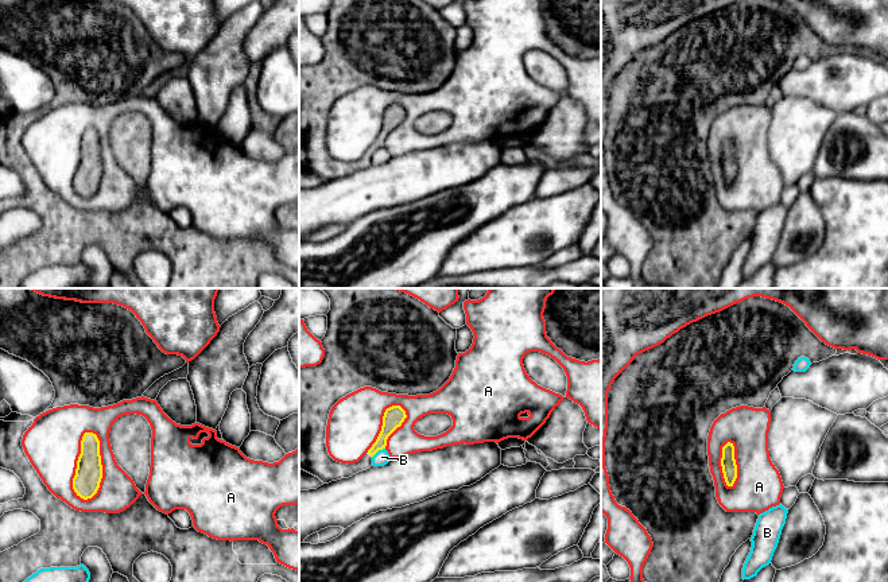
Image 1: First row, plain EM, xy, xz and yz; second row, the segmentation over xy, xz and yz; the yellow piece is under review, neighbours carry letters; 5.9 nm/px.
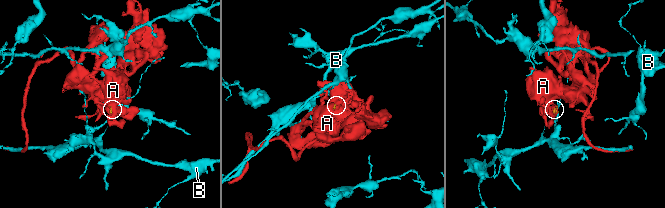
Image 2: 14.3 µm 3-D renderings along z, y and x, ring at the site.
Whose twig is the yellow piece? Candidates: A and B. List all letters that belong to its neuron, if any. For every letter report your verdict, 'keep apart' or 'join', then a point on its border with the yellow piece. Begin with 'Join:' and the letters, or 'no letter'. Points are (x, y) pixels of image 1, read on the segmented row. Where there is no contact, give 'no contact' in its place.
Join: no letter
A: keep apart; meets yellow in xy at (101, 468)
B: keep apart; meets yellow in xz at (377, 450)

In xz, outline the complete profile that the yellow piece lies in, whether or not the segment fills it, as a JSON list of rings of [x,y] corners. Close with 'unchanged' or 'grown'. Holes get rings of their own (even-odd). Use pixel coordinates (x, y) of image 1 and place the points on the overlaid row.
[[[319,288],[330,299],[327,330],[321,340],[325,357],[317,366],[299,368],[299,469],[323,484],[349,478],[372,466],[372,457],[385,449],[388,436],[407,418],[400,406],[385,410],[381,431],[368,453],[354,463],[334,461],[326,447],[326,426],[331,407],[346,395],[372,387],[396,395],[430,395],[455,368],[457,329],[419,299],[395,288]]]; grown

